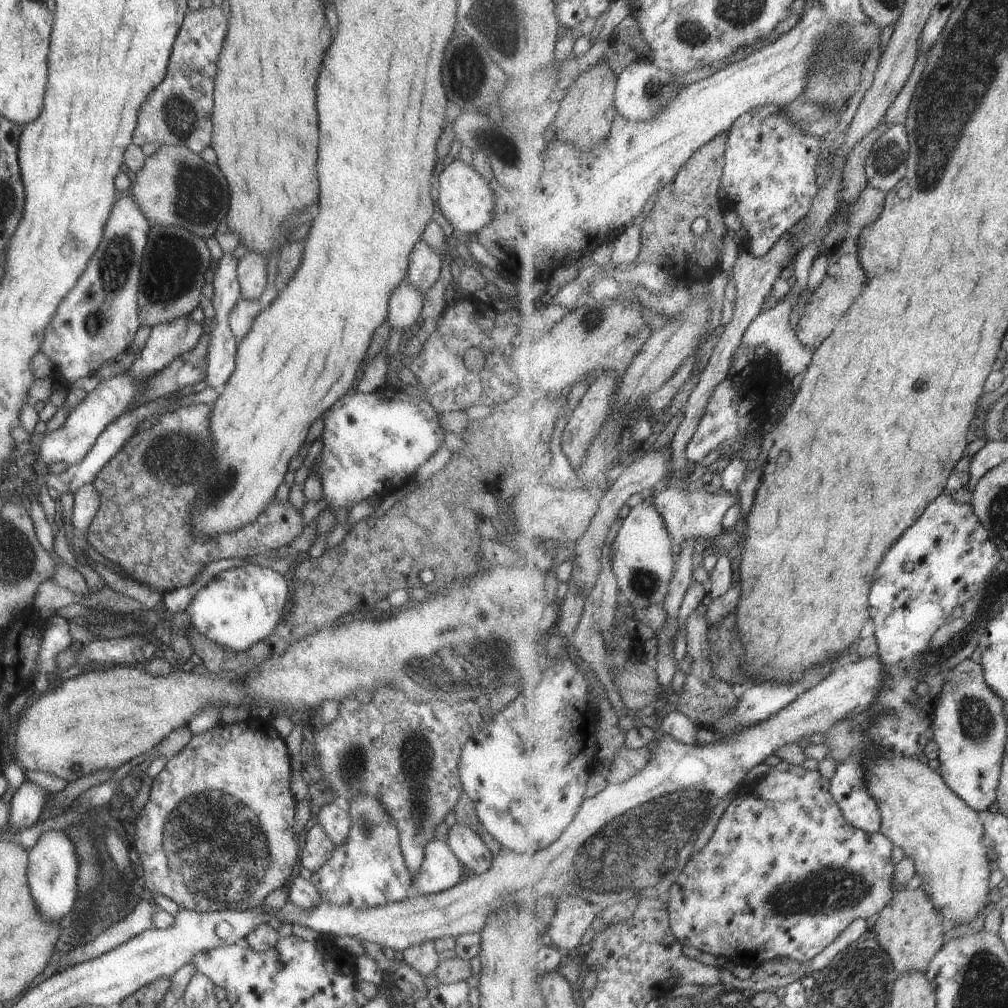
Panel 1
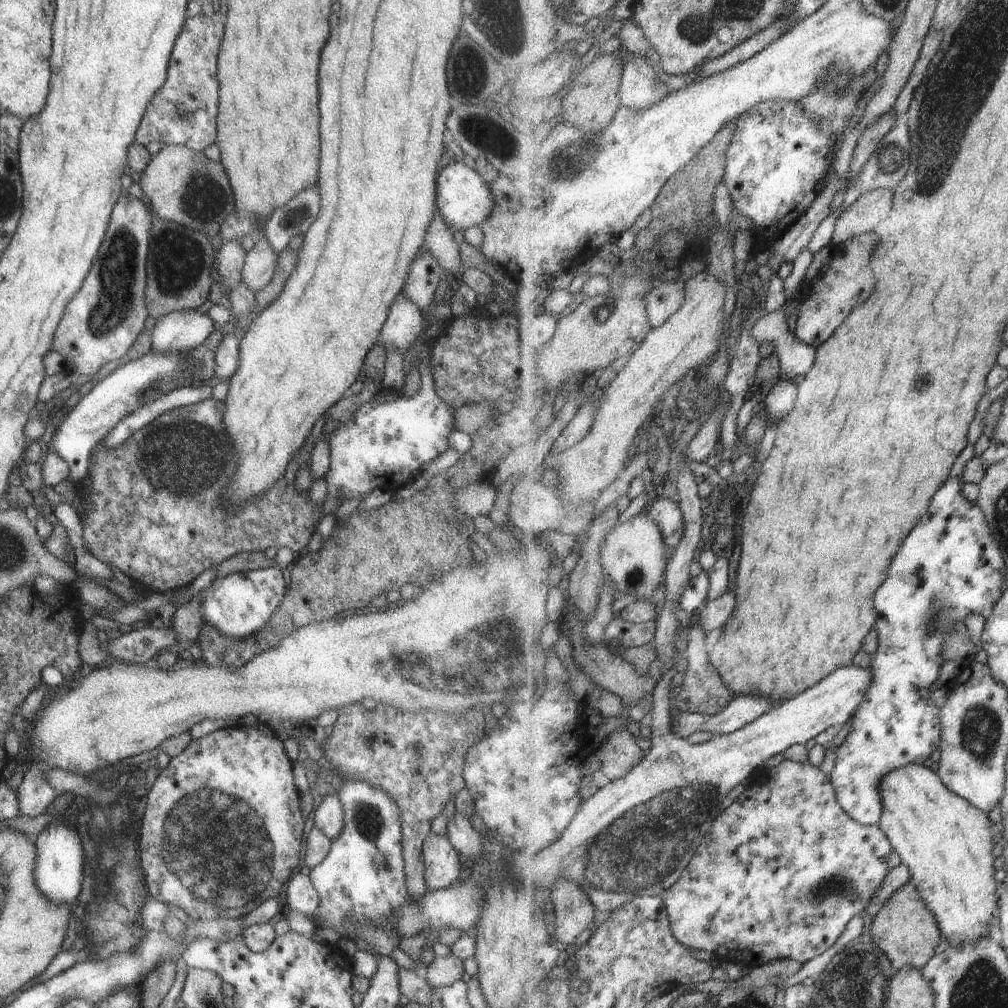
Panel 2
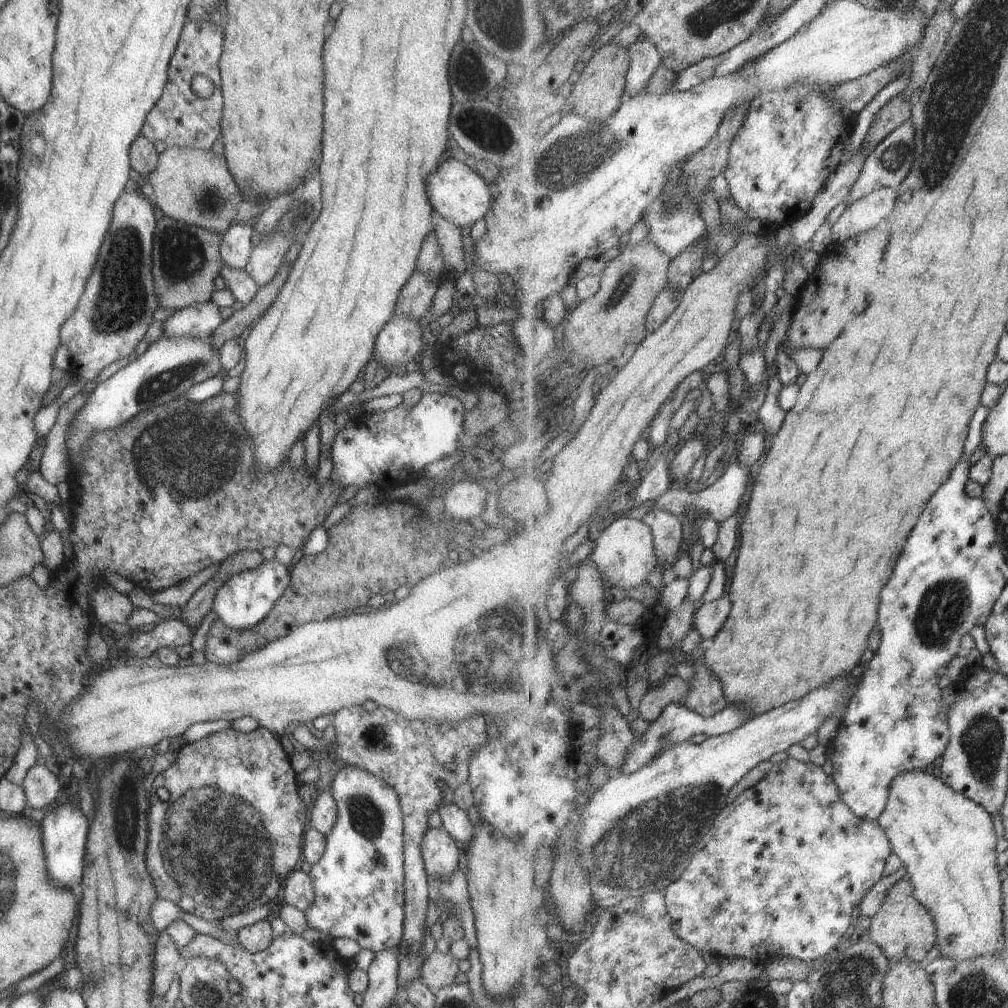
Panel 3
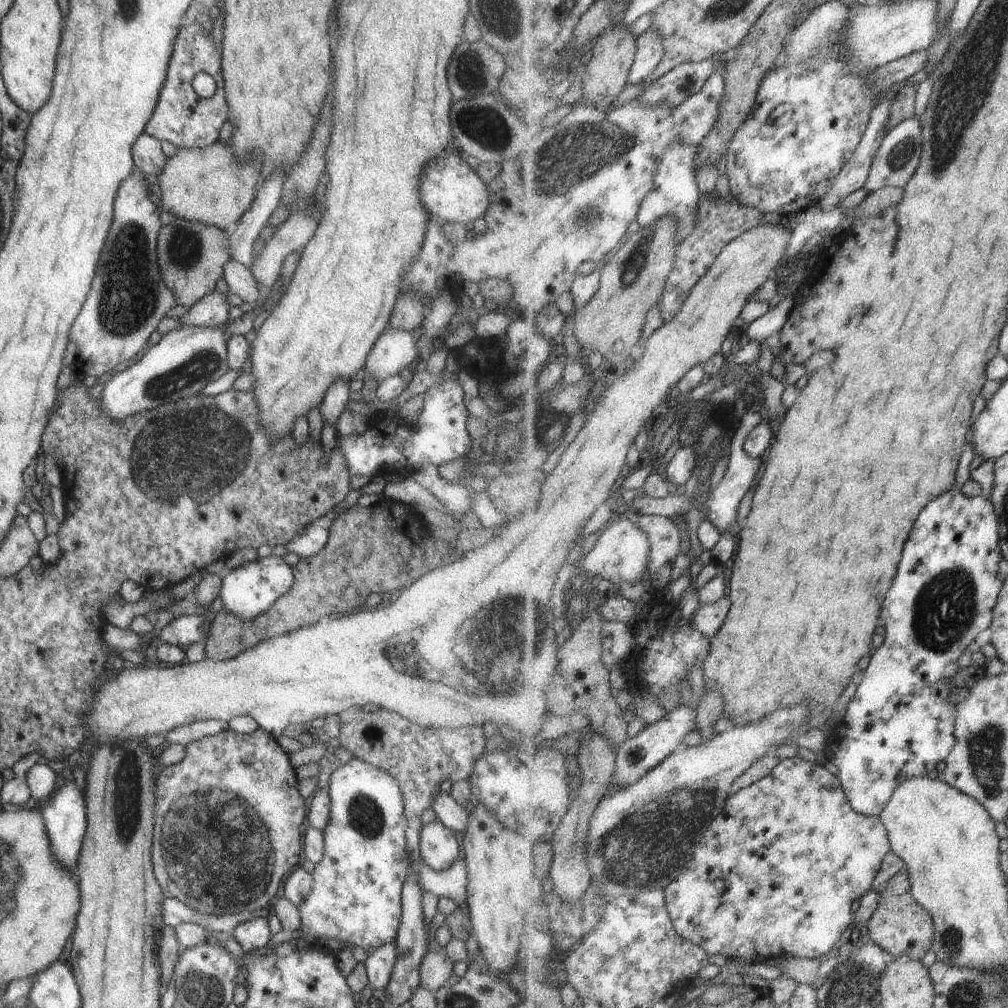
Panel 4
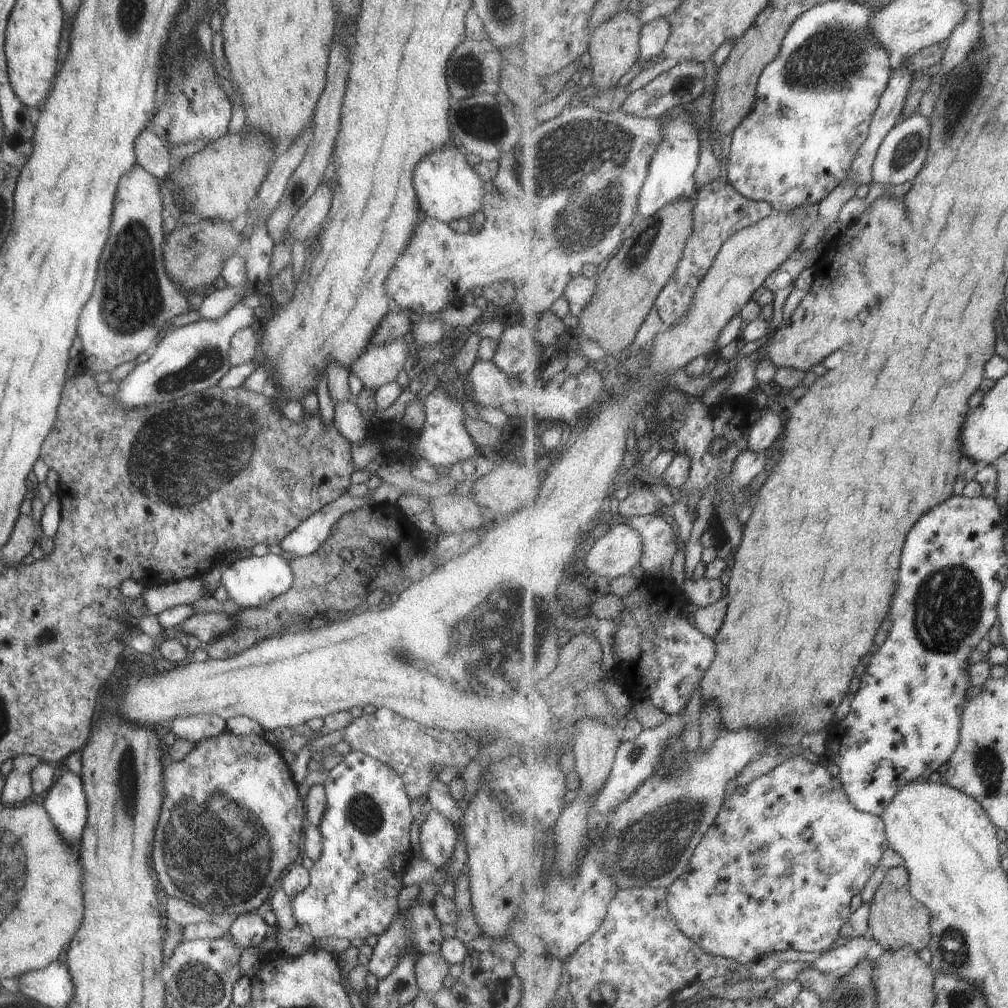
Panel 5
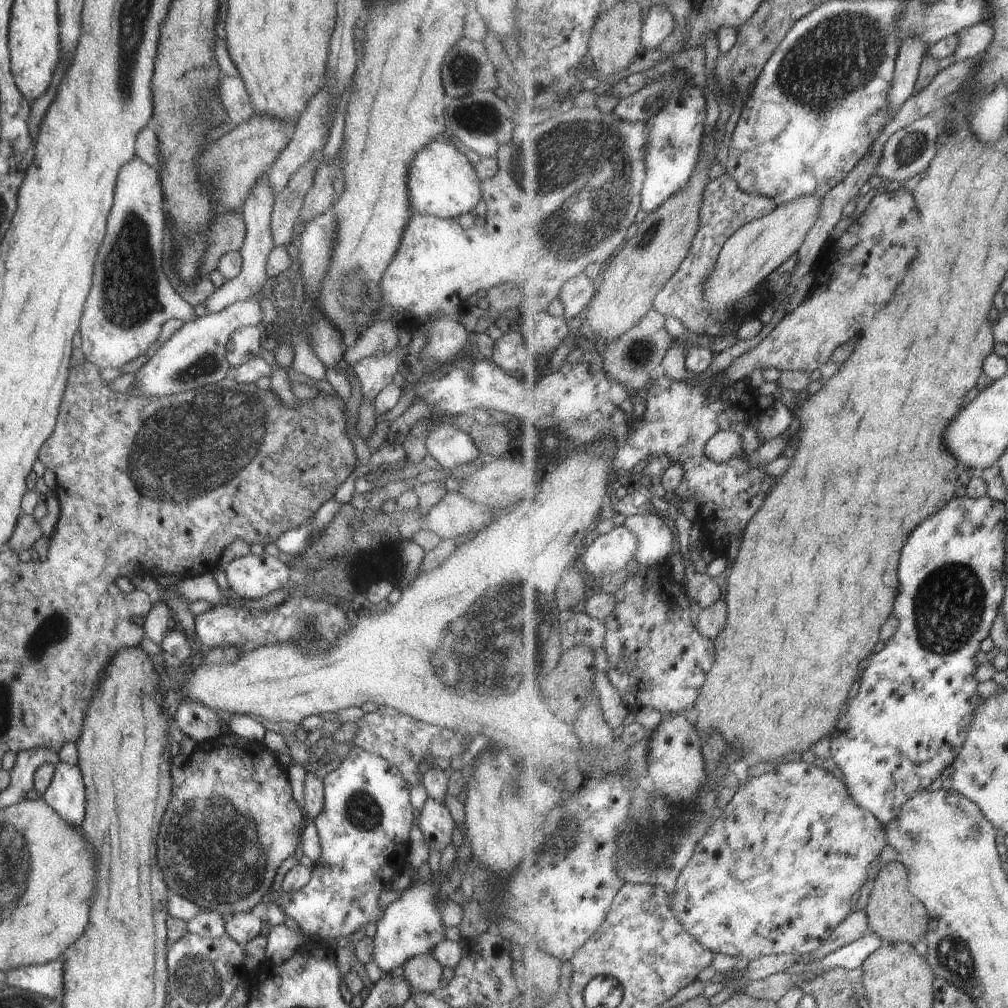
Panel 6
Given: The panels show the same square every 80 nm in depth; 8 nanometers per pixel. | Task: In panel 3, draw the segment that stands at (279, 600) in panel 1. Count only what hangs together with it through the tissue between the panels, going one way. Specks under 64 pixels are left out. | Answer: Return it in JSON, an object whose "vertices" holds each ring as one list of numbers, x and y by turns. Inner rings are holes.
{"vertices":[[276,558,264,560,251,570,231,575,218,589,212,600,212,610,229,628,246,629,257,625,271,610,274,602,285,592,290,583,289,566]]}

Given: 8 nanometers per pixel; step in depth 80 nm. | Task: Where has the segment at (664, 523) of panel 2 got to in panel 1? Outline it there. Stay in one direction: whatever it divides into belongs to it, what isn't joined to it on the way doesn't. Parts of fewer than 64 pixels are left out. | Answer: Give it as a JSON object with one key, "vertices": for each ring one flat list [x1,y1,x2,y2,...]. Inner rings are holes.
{"vertices":[[671,486,660,487,652,497,654,507,661,515,667,530,673,538,675,544,682,544,689,538,711,538,715,539,725,532,725,528,721,526,725,512,731,506,739,503,739,495,733,492,725,492,724,494,715,495,707,494,696,488,687,488,682,490,678,487]]}

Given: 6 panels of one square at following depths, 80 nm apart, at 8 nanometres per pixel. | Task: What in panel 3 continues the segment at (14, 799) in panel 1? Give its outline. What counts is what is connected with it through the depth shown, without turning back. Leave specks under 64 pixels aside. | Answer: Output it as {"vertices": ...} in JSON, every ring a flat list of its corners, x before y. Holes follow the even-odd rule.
{"vertices":[[31,765,21,786,26,798,25,806,38,809,51,804,60,789,57,777,44,765]]}

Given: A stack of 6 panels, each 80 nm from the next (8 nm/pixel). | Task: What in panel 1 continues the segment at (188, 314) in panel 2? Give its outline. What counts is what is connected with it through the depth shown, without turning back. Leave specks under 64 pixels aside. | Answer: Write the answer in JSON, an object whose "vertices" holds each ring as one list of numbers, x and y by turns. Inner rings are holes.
{"vertices":[[187,316,153,325,139,357,127,372,132,377,154,375,178,354,191,350,201,335,201,324]]}

